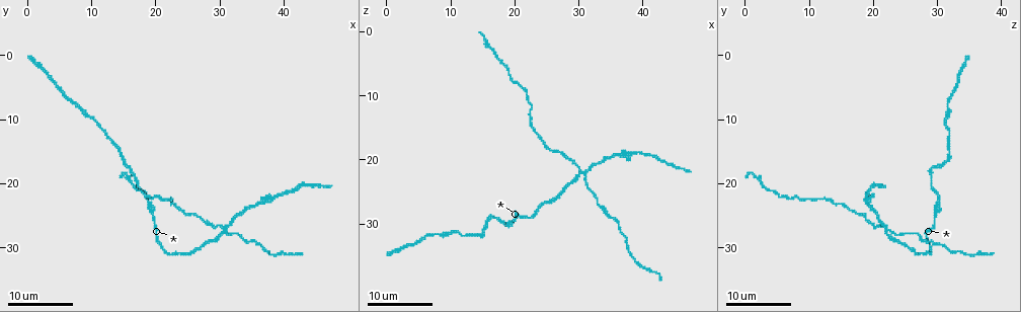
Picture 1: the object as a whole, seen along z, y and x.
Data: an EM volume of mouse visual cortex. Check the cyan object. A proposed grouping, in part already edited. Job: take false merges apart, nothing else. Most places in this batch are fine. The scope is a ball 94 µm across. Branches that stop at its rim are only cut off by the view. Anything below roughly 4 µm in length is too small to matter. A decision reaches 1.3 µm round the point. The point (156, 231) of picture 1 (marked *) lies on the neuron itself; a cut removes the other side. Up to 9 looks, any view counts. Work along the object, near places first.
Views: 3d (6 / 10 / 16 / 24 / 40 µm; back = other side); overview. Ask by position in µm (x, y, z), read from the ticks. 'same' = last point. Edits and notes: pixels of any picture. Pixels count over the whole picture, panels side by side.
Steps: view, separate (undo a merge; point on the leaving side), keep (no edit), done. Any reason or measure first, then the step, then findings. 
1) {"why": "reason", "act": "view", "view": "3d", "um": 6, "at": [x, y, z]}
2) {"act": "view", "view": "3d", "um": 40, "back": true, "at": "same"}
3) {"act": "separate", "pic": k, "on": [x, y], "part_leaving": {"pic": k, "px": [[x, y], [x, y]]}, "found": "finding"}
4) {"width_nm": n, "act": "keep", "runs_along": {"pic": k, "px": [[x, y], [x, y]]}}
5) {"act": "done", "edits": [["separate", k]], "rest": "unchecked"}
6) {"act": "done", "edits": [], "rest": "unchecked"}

{"why": "calibre changes", "act": "view", "view": "3d", "um": 24, "at": [19.5, 25.0, 29.5]}

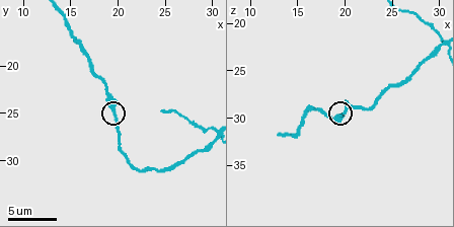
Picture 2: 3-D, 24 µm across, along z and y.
{"act": "view", "view": "3d", "um": 10, "at": "same"}

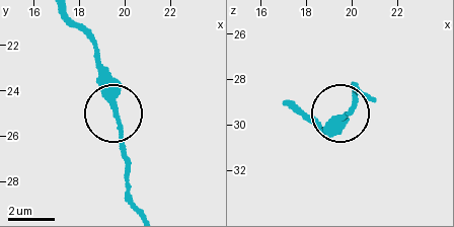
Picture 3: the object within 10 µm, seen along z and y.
{"act": "keep", "found": "all the same neuron"}

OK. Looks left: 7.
{"why": "looks like a crossing", "act": "view", "view": "3d", "um": 24, "at": [31.0, 27.0, 21.5]}

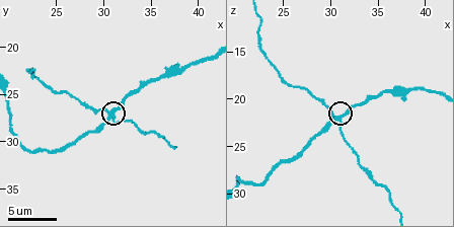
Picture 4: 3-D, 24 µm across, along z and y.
{"act": "view", "view": "3d", "um": 10, "at": [30.6, 26.8, 22.0]}

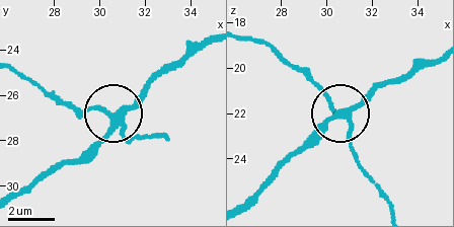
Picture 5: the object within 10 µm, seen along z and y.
{"why": "zoom in", "act": "view", "view": "3d", "um": 6, "at": [30.6, 26.8, 22.0]}

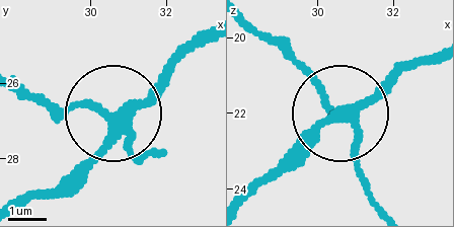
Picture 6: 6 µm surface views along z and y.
{"arms": 4, "act": "separate", "pic": 6, "on": [86, 104], "part_leaving": {"pic": 6, "px": [[112, 121], [84, 104], [16, 98]]}, "found": "a second neuron is stuck on"}

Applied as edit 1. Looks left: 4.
{"why": "thick turns thin", "act": "view", "view": "3d", "um": 6, "at": [38.4, 22.4, 19.0]}

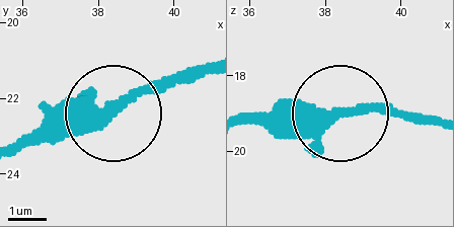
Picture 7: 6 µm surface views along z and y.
{"act": "view", "view": "3d", "um": 6, "back": true, "at": [38.40, 22.35, 19.00]}

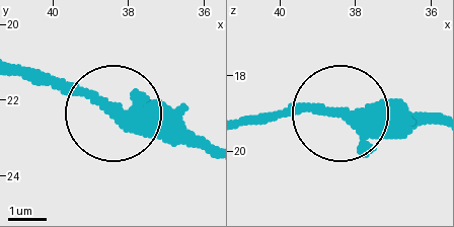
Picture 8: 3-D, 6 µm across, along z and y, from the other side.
{"act": "keep", "runs_along": {"pic": 8, "px": [[205, 150], [137, 131], [21, 76]]}, "found": "one neuron here"}

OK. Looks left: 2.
{"why": "thin neck", "act": "view", "view": "3d", "um": 16, "at": [17.0, 20.0, 29.0]}

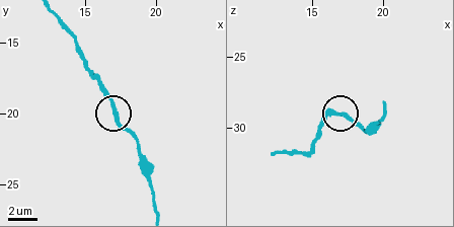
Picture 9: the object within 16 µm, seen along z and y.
{"act": "view", "view": "3d", "um": 10, "at": "same"}

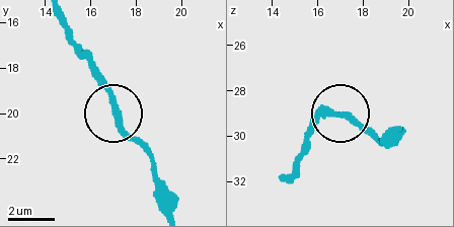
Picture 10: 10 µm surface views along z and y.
{"act": "keep", "runs_along": {"pic": 10, "px": [[398, 126], [375, 138], [343, 115], [313, 115]]}, "found": "one neuron here"}

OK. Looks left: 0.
{"act": "done", "edits": [["separate", 6]], "rest": "unchecked"}

